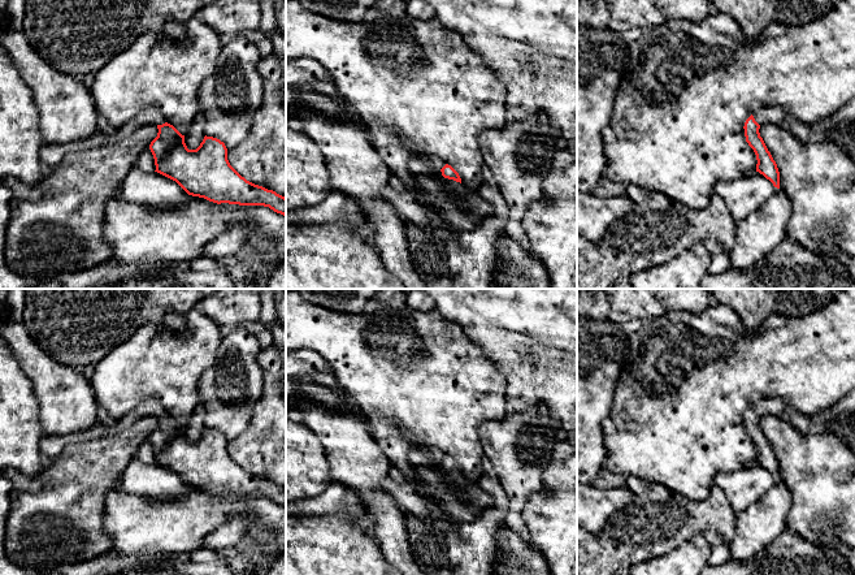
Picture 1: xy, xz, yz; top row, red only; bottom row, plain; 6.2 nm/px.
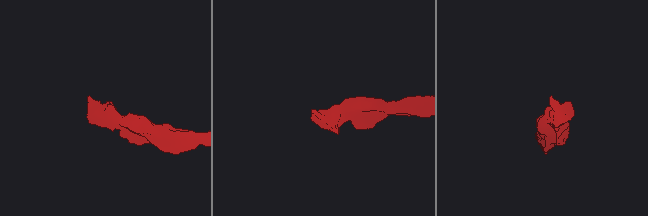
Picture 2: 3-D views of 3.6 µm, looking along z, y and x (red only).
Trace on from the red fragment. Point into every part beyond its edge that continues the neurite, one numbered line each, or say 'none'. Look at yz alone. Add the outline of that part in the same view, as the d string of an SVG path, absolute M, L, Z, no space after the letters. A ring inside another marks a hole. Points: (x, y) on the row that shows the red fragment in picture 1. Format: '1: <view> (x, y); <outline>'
1: yz (776, 116); M780 107L755 109L752 112L752 116L760 126L780 126L781 129L789 131L802 142L808 142L815 138L813 127L811 125L800 122L798 118L793 117L790 113L785 112Z

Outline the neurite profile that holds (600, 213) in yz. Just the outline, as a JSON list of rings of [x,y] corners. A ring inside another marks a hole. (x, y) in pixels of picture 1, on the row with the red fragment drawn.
[[[577,191],[577,234],[599,243],[616,221],[633,211],[634,203],[628,195],[602,198]]]

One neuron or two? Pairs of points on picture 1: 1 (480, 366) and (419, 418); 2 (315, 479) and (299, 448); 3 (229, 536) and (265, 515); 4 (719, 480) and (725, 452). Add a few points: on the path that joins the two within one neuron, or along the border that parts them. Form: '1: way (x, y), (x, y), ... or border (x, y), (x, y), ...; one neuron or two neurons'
1: way (464, 381), (455, 389), (447, 389), (434, 402); one neuron
2: way (307, 471), (299, 463), (299, 455); one neuron
3: border (226, 522), (237, 522), (244, 535); two neurons
4: border (745, 466), (737, 470), (720, 471), (712, 484); two neurons

